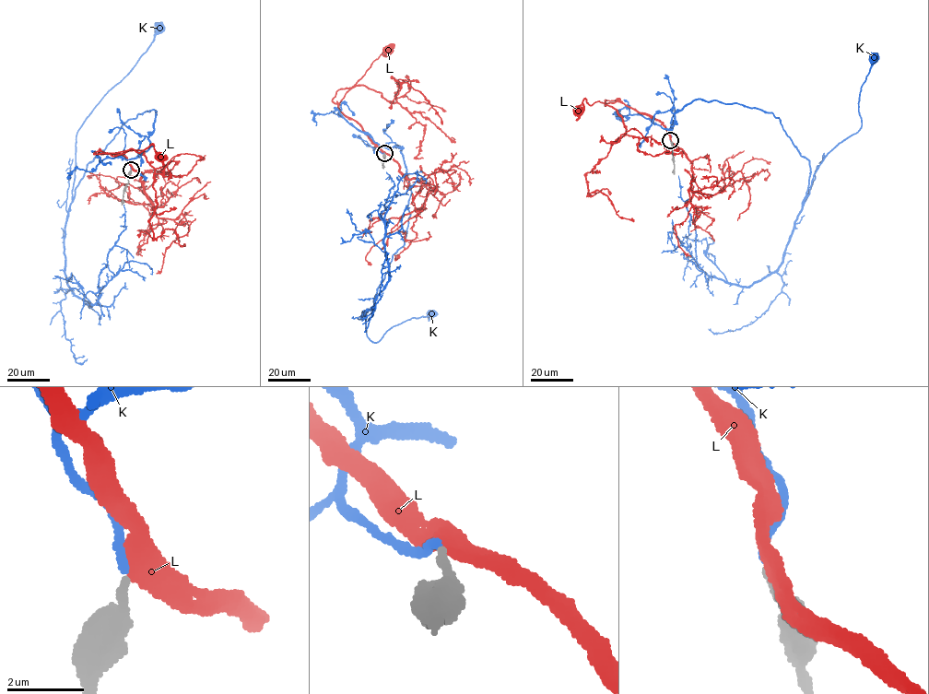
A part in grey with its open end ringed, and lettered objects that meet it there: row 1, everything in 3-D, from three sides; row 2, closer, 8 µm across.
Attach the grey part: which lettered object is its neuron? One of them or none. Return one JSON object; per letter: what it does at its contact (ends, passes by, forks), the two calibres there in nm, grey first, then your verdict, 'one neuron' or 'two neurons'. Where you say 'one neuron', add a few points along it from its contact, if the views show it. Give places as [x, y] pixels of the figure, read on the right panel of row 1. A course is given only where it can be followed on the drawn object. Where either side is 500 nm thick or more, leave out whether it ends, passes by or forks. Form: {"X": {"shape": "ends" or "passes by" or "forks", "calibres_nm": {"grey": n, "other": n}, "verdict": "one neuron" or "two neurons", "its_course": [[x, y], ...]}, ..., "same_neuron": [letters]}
{"K": {"shape": "ends", "calibres_nm": {"grey": 190, "other": 200}, "verdict": "one neuron", "its_course": [[670, 140], [675, 113], [698, 99], [771, 112], [808, 160], [807, 196], [824, 157], [860, 128], [874, 57]]}, "L": {"shape": "passes by", "calibres_nm": {"grey": 200, "other": 340}, "verdict": "two neurons"}, "same_neuron": ["K"]}

